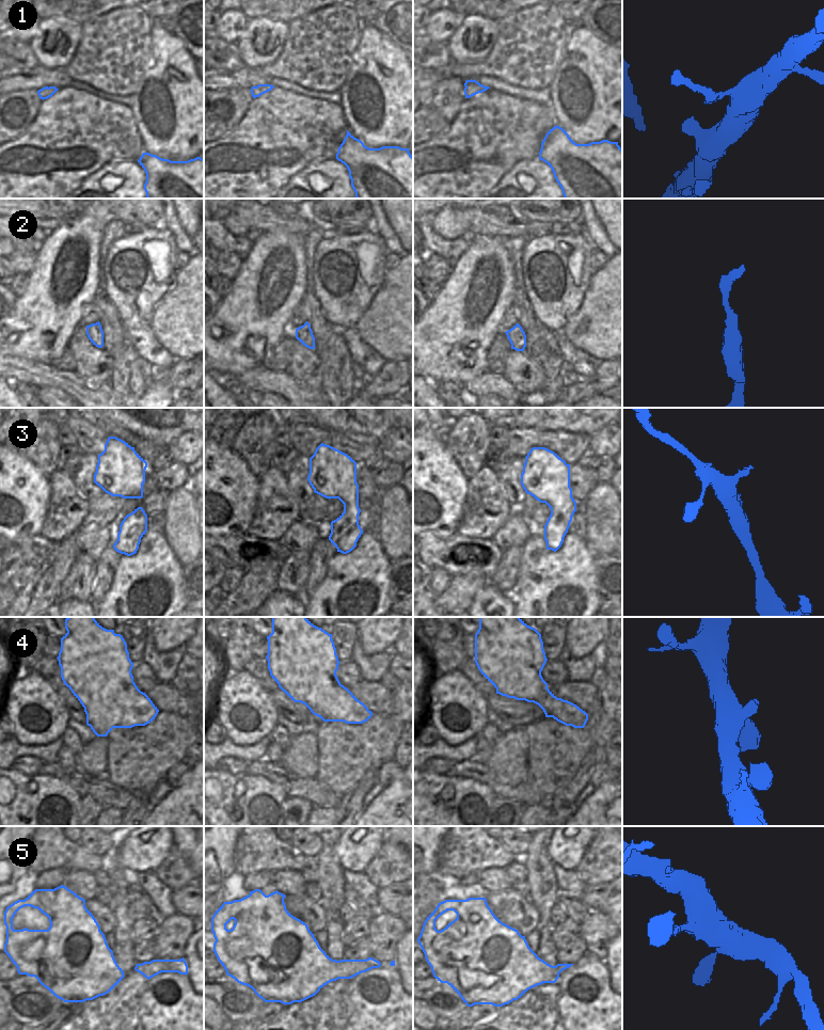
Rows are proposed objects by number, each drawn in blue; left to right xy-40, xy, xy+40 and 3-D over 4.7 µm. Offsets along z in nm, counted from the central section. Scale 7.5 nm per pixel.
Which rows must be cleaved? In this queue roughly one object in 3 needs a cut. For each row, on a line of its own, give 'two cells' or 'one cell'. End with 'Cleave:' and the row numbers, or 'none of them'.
1: two cells
2: one cell
3: one cell
4: one cell
5: one cell
Cleave: 1

